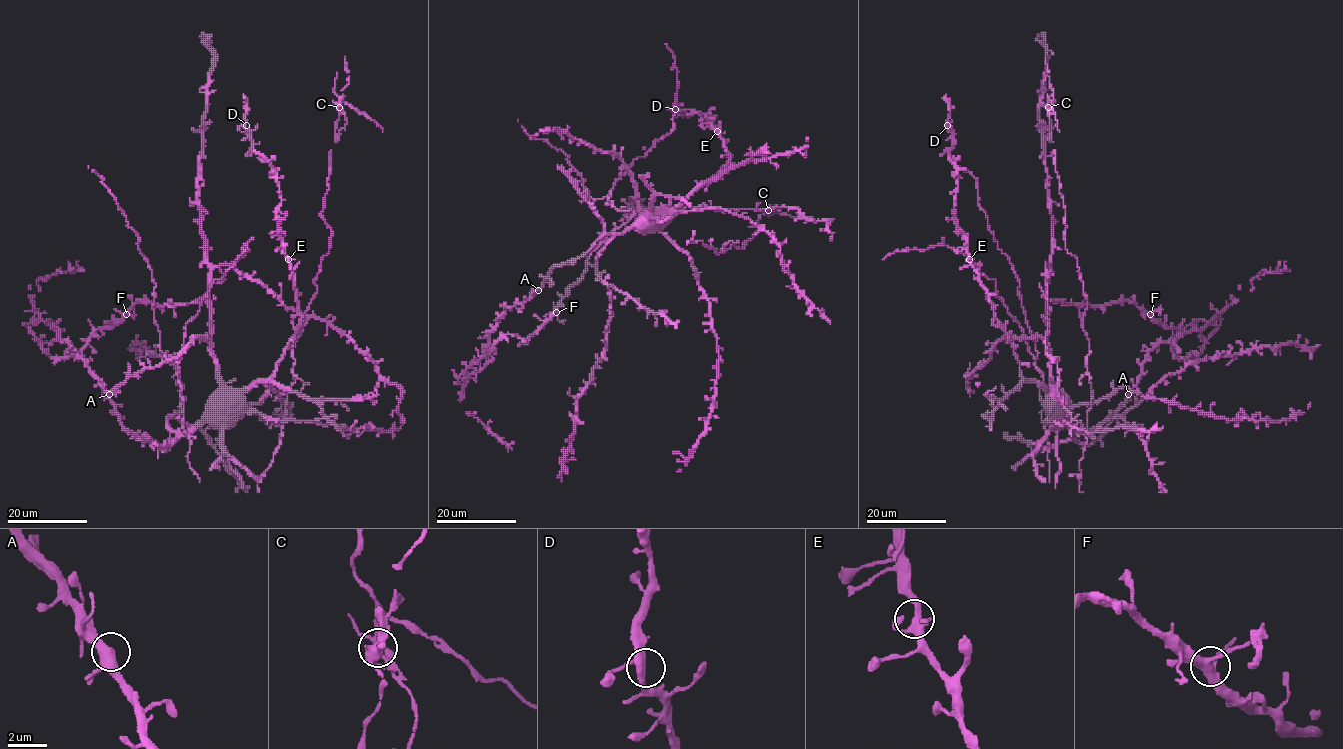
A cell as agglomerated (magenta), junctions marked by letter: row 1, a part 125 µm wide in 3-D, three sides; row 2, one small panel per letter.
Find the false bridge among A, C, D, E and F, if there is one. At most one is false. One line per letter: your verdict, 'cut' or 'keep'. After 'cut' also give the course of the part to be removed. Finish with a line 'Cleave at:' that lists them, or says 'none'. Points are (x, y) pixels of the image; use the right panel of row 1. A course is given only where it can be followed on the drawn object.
A: keep
C: cut | (1048, 107), (1050, 109), (1054, 102), (1052, 109), (1059, 132)
D: keep
E: keep
F: keep
Cleave at: C

